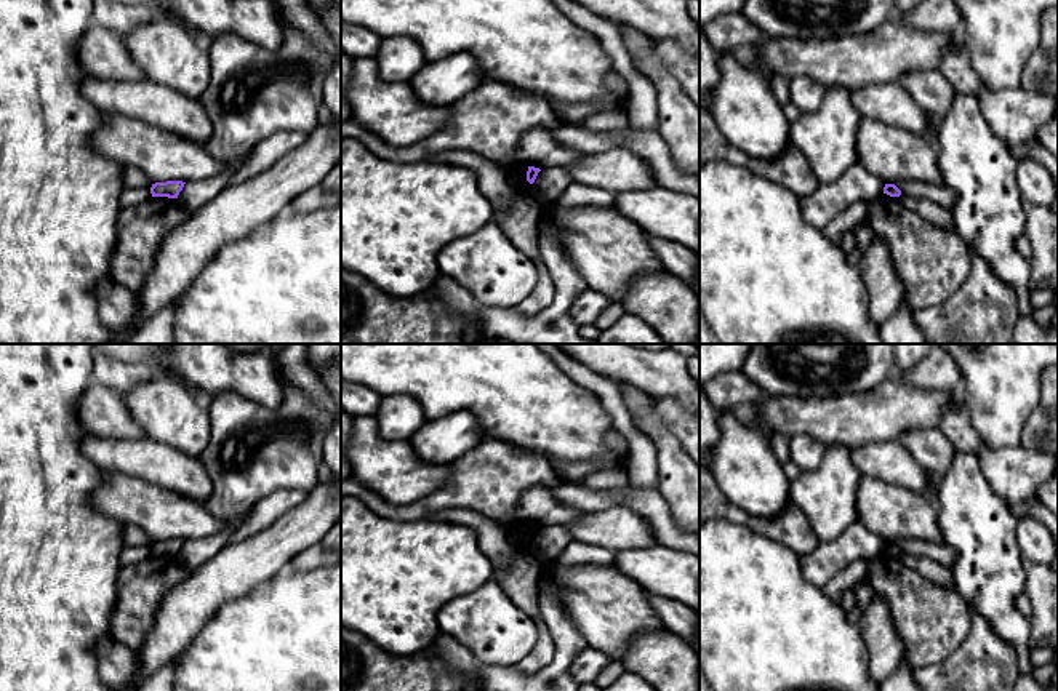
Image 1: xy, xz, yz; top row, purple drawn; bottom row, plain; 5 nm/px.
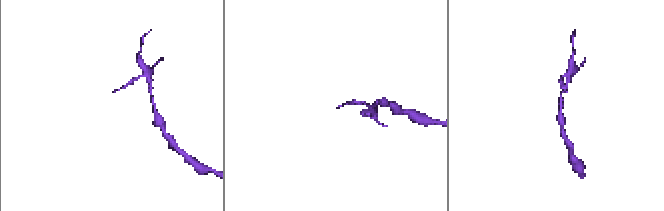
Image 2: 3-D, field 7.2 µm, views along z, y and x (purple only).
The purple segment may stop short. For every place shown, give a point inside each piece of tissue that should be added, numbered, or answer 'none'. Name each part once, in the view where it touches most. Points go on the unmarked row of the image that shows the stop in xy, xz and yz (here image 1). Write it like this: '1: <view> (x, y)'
none

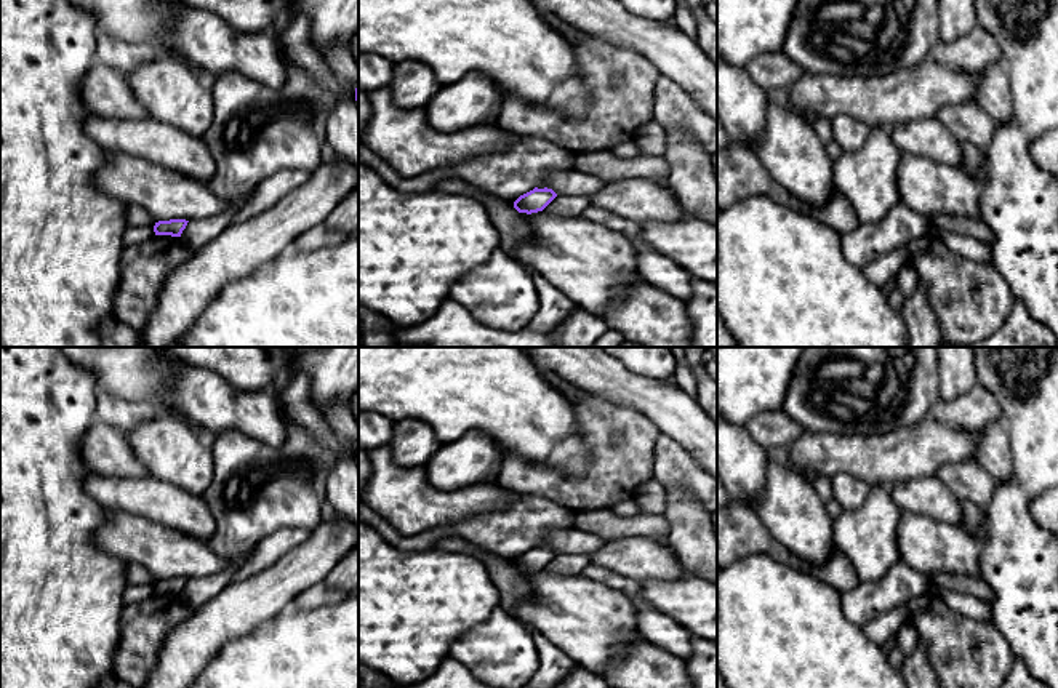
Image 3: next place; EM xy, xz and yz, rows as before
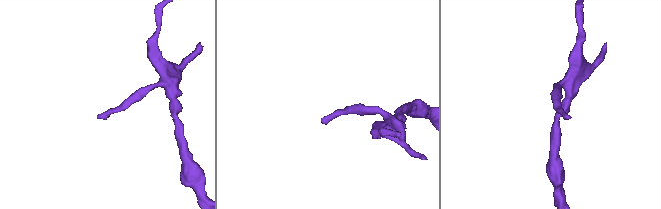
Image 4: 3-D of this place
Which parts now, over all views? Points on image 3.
none

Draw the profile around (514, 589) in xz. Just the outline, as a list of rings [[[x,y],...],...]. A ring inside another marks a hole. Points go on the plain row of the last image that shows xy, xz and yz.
[[[447,536],[435,542],[435,549],[451,554],[466,554],[483,562],[490,571],[493,582],[499,589],[499,606],[515,616],[517,608],[531,598],[533,587],[530,581],[520,574],[512,560],[501,558],[491,552],[471,549],[469,542],[459,536]]]

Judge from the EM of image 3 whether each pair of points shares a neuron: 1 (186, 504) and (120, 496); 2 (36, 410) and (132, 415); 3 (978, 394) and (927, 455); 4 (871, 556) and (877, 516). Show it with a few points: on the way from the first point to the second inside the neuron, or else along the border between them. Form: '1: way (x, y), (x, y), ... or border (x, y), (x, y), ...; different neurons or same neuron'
1: way (170, 504), (140, 504), (136, 501); same neuron
2: border (98, 391), (93, 418); different neurons
3: border (929, 415), (951, 426), (975, 432); different neurons
4: way (871, 546), (871, 528), (874, 525); same neuron

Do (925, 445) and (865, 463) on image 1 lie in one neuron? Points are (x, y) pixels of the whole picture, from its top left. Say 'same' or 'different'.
same

